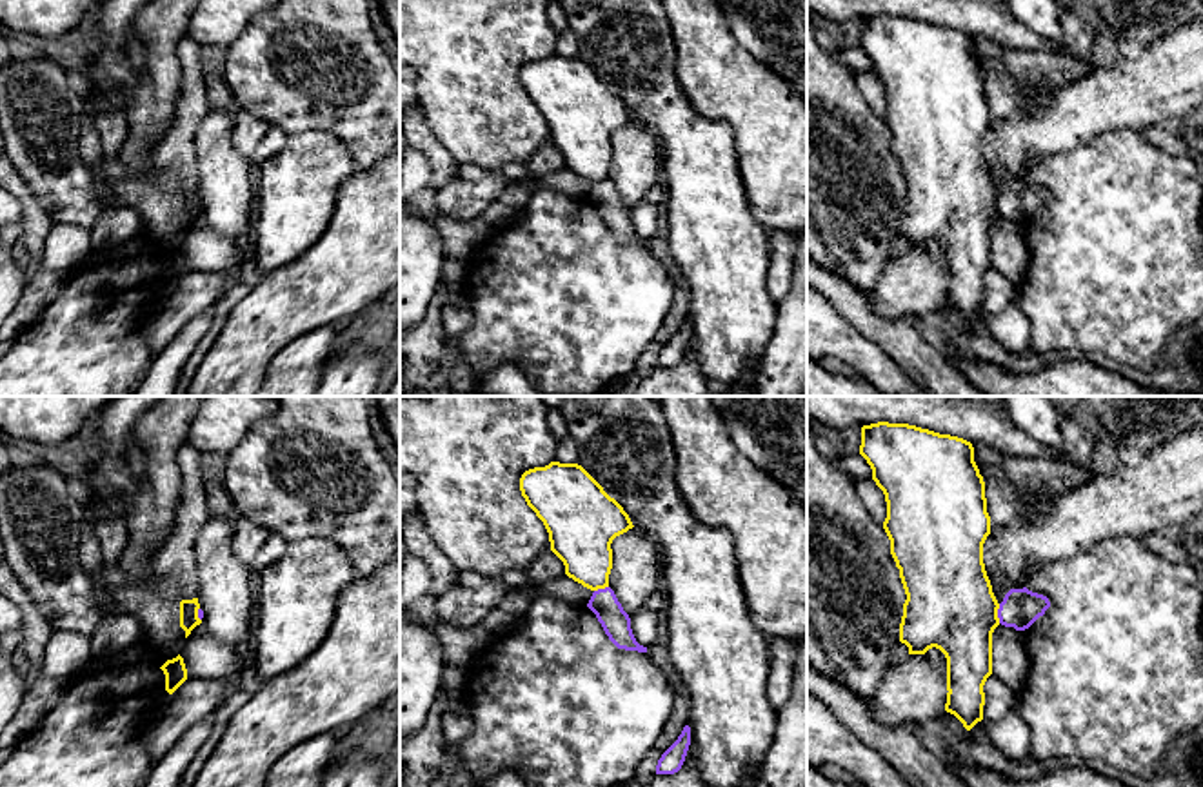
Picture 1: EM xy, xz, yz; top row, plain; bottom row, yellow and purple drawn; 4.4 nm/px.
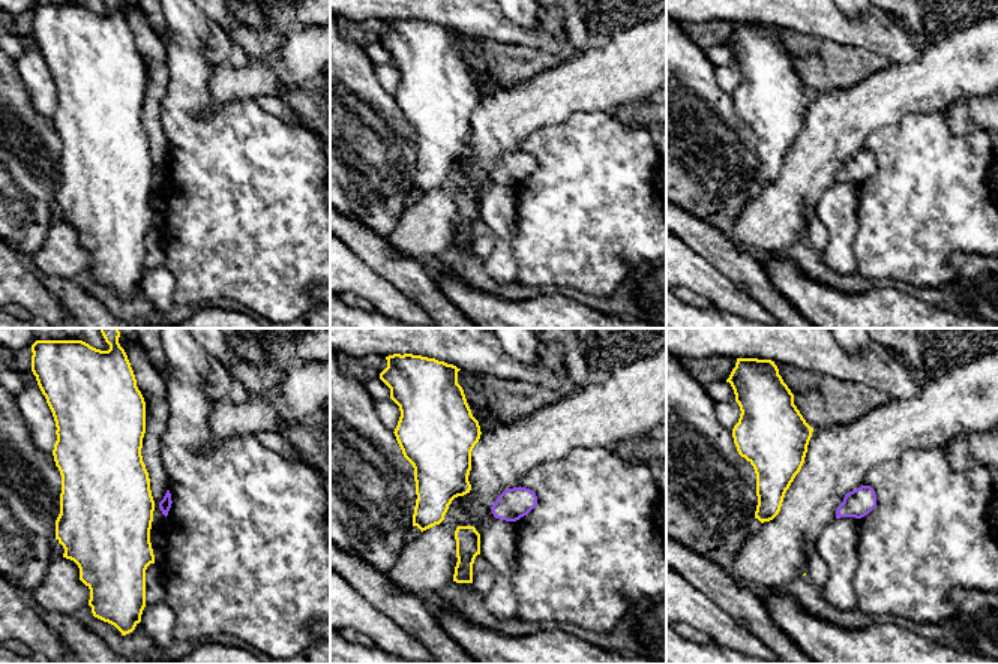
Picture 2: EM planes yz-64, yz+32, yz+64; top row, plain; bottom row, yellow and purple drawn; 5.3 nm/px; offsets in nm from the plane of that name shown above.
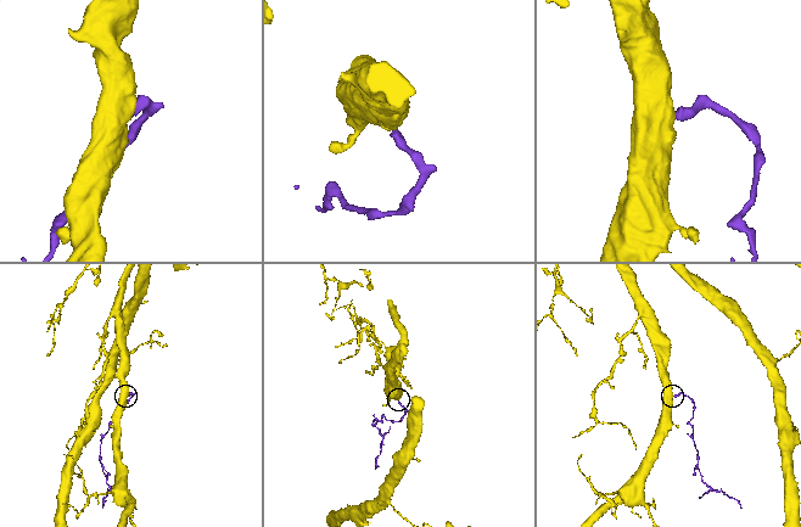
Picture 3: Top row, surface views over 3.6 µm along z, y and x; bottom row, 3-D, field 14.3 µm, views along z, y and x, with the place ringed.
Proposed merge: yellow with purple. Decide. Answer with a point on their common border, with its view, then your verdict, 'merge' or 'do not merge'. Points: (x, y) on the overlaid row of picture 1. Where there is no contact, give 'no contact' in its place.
yz (996, 613) | do not merge

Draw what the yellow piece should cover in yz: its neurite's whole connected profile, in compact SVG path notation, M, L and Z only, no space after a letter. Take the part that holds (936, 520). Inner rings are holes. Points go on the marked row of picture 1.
M878 422L861 427L860 454L870 465L872 480L885 494L887 518L883 529L890 540L890 554L907 594L900 642L909 647L909 654L925 654L932 647L945 654L949 691L945 711L970 731L983 720L983 685L992 674L992 633L999 625L999 603L983 563L983 543L990 534L990 516L987 513L985 482L974 462L974 447L958 436L909 423Z

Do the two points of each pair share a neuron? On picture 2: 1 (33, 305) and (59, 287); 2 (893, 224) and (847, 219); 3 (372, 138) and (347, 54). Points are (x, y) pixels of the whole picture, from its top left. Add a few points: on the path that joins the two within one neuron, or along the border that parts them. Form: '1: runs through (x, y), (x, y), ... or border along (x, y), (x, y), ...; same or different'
1: border along (27, 267), (51, 294); different
2: border along (860, 186), (859, 230), (853, 245), (853, 255); different
3: runs through (351, 117), (347, 110), (347, 75); same

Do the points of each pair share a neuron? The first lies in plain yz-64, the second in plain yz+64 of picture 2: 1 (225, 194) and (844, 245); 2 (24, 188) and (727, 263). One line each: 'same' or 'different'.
1: different
2: different

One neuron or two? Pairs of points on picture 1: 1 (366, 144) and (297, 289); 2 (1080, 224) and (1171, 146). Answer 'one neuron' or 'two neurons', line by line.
1: two neurons
2: two neurons

